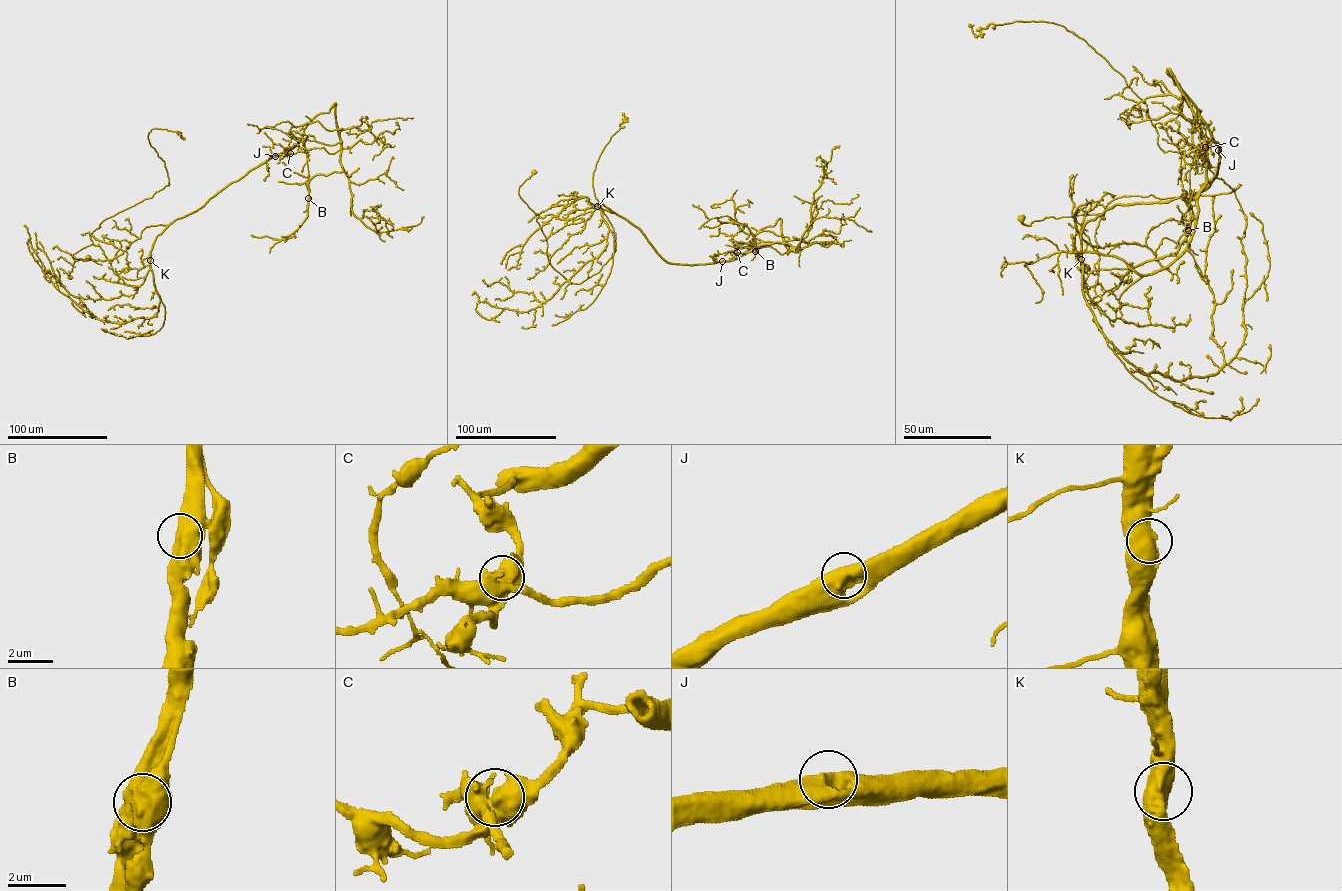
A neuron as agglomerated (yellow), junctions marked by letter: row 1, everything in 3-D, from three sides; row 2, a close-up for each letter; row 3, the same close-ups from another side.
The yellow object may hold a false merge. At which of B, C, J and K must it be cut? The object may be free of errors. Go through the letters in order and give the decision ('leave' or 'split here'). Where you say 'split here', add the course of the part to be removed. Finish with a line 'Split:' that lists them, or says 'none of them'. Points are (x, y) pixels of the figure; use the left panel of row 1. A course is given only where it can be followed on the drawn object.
B: leave
C: leave
J: leave
K: split here; foreign part runs (150, 260), (143, 283), (126, 285), (90, 235), (169, 185), (148, 135), (156, 128), (182, 139), (179, 134)
Split: K

